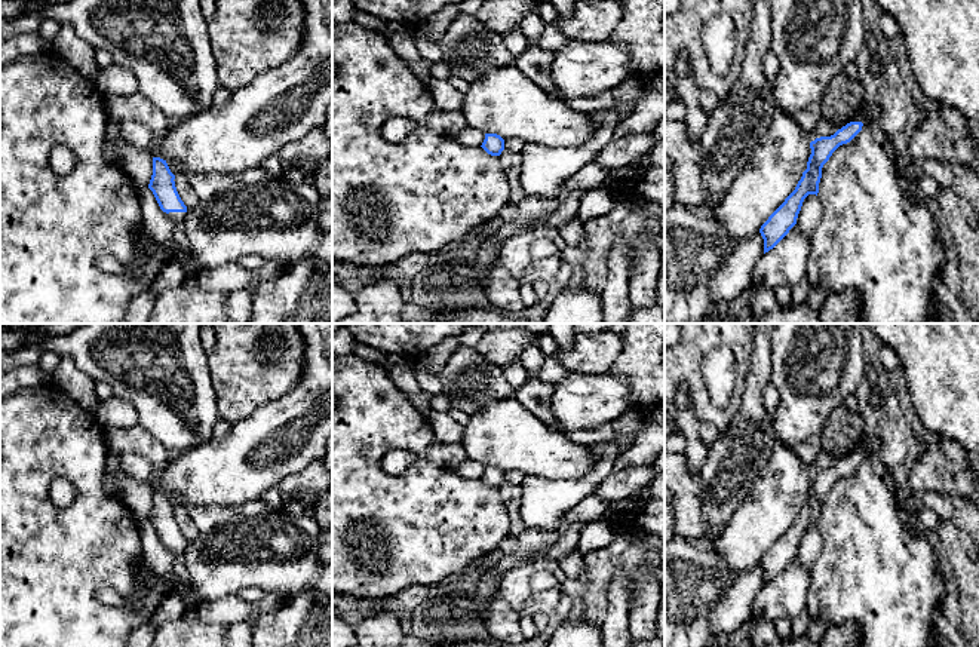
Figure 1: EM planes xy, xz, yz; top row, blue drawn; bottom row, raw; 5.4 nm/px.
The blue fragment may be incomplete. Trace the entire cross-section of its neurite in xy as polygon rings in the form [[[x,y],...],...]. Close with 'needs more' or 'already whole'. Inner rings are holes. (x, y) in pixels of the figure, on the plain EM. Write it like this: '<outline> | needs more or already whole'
[[[153,490],[153,508],[148,521],[153,524],[160,542],[175,554],[175,574],[182,583],[190,585],[188,571],[182,559],[187,539],[179,530],[174,512],[175,508],[171,505],[166,493]]] | needs more

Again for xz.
[[[485,466],[485,472],[481,479],[491,488],[500,488],[504,482],[504,472],[497,466]]] | already whole

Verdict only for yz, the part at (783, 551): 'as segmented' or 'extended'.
as segmented

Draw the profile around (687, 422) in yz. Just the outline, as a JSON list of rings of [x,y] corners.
[[[679,386],[675,393],[675,405],[678,410],[676,421],[679,433],[684,435],[687,441],[684,456],[688,470],[694,475],[699,475],[709,456],[709,448],[700,438],[699,429],[702,424],[694,416],[690,393],[684,386]]]

